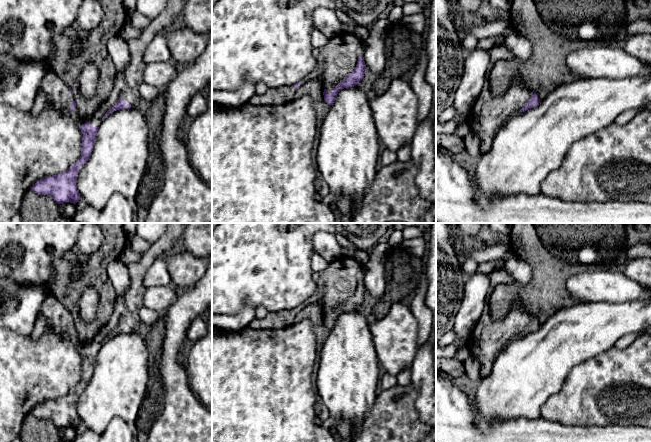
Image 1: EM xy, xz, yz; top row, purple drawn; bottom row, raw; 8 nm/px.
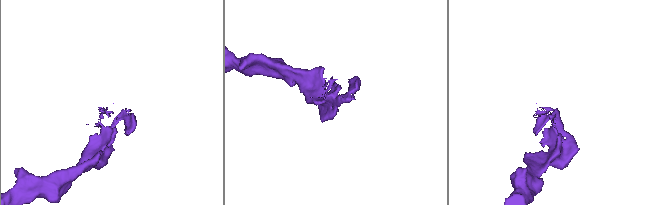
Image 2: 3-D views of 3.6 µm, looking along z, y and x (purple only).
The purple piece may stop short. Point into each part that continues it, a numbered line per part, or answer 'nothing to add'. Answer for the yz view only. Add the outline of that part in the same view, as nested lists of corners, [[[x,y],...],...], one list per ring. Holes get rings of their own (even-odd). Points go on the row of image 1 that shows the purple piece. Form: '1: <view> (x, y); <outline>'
1: yz (489, 113); [[[486,77],[480,95],[468,114],[470,129],[480,140],[481,154],[490,150],[498,131],[513,116],[521,112],[530,98],[531,92],[518,84],[503,94],[494,95],[490,88],[489,77]]]

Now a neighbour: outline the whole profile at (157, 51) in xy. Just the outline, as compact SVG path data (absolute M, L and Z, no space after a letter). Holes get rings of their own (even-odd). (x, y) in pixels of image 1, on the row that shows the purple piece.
M157 34L147 46L143 61L146 64L173 61L168 48L166 34Z

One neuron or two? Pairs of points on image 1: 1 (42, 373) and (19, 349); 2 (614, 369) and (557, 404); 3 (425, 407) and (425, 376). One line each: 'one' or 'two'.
1: one
2: one
3: one

